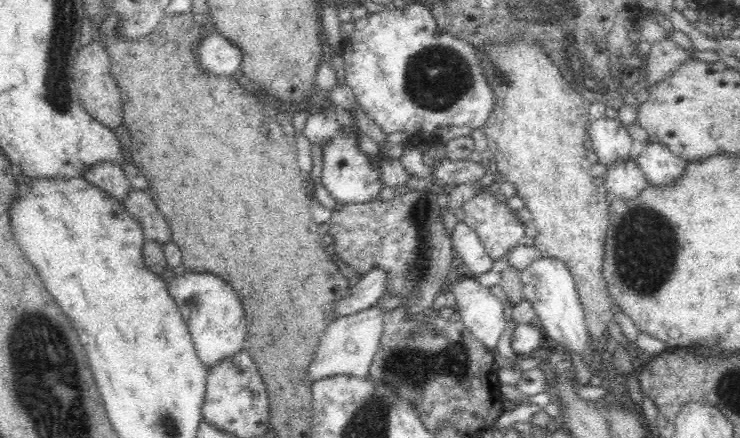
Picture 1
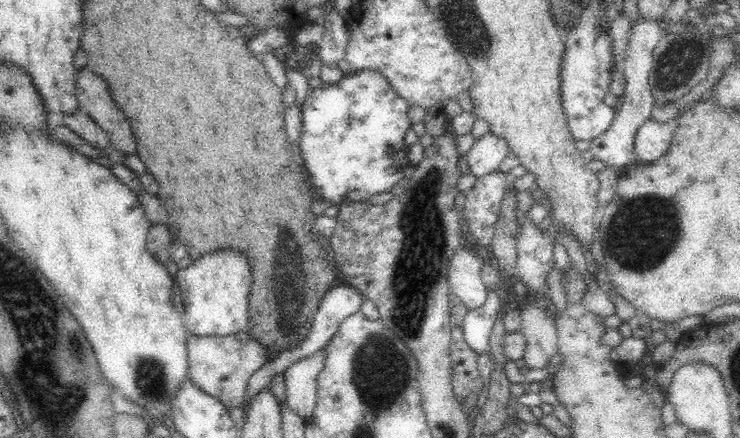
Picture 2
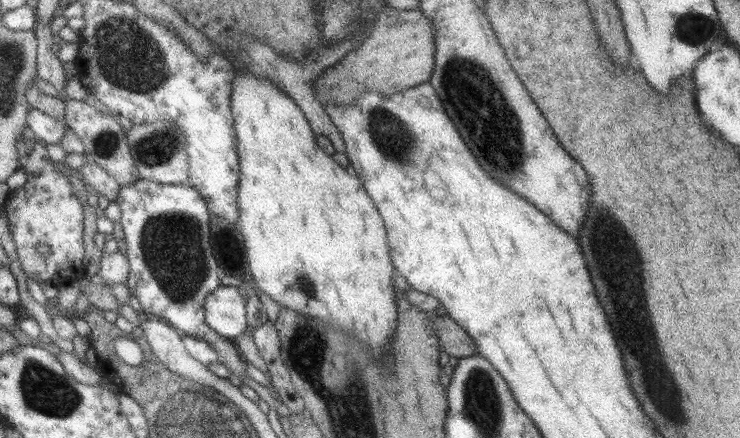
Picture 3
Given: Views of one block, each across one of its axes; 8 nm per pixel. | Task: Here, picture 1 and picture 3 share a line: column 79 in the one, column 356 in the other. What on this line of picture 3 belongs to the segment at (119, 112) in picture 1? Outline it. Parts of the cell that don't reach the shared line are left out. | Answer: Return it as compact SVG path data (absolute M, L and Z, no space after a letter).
M386 5L375 16L376 24L357 50L350 50L339 62L325 68L315 80L313 91L323 108L326 104L351 105L362 92L391 95L406 88L428 82L435 66L433 52L433 23L419 9L397 10Z

